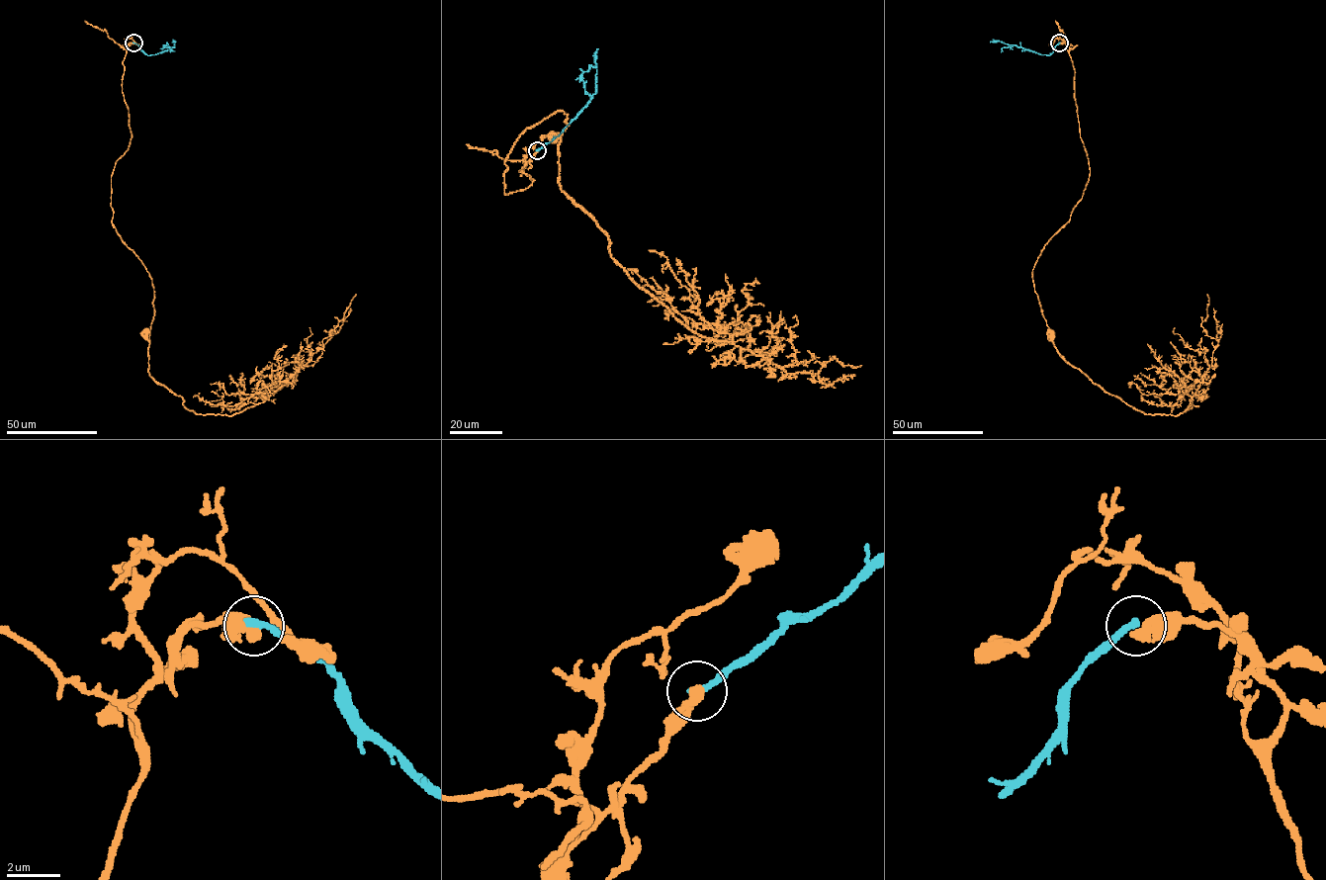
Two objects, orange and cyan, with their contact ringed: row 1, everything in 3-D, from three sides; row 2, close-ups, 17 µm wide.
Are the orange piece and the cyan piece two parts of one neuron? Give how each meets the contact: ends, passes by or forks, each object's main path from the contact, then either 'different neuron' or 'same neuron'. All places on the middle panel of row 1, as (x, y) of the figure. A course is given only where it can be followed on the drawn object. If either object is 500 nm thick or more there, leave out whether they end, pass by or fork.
orange ends | cyan ends | orange via (537, 150), (520, 172), (530, 186), (504, 194), (513, 143), (563, 111), (566, 128), (554, 135) | cyan via (537, 150), (558, 135), (595, 92), (597, 48) | different neuron

